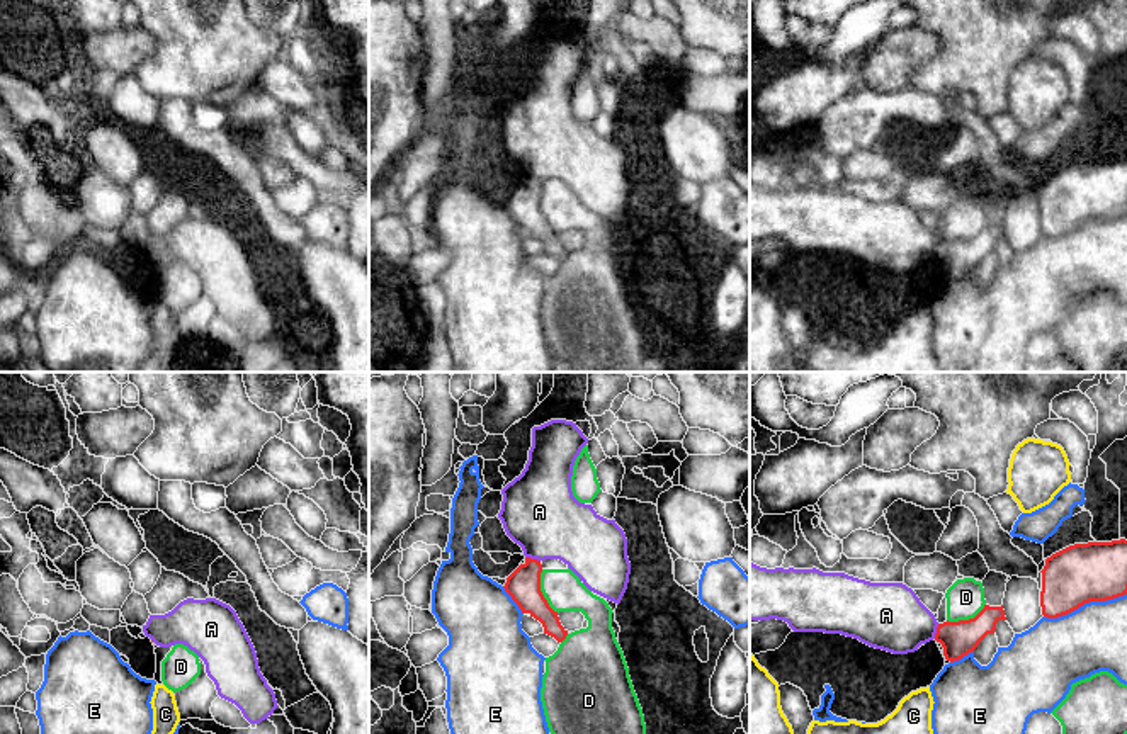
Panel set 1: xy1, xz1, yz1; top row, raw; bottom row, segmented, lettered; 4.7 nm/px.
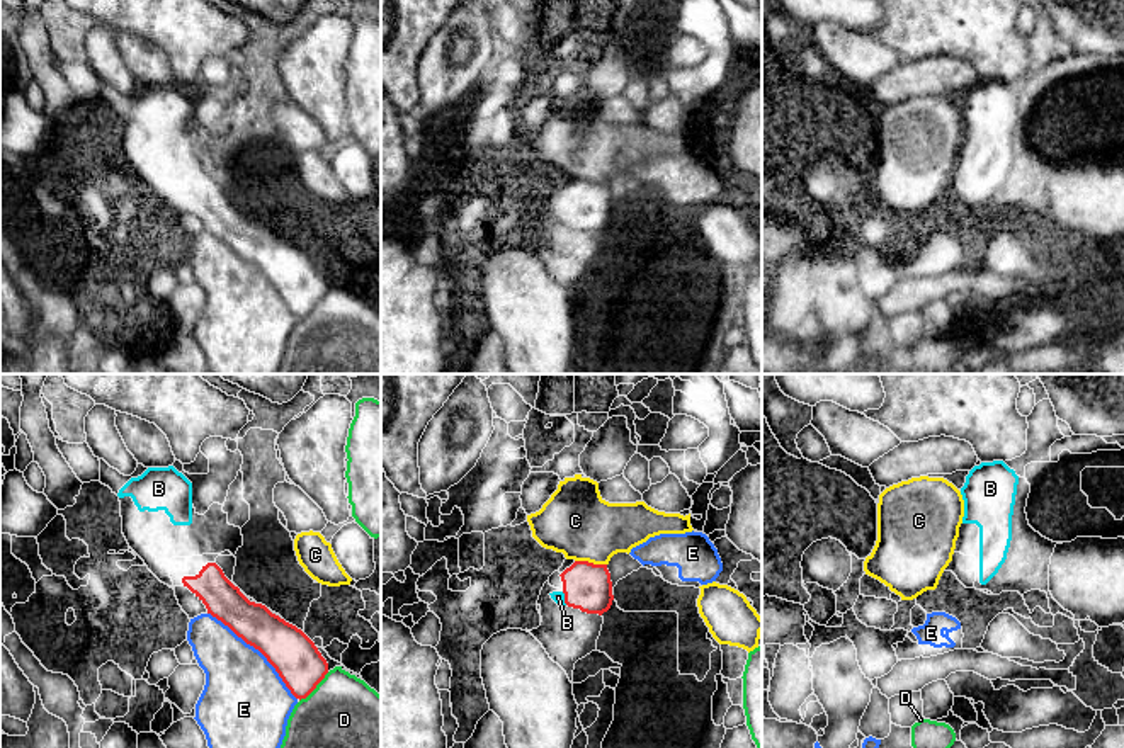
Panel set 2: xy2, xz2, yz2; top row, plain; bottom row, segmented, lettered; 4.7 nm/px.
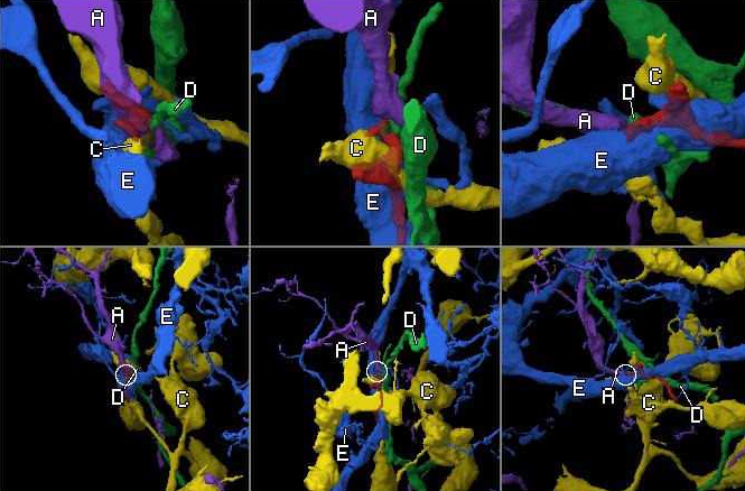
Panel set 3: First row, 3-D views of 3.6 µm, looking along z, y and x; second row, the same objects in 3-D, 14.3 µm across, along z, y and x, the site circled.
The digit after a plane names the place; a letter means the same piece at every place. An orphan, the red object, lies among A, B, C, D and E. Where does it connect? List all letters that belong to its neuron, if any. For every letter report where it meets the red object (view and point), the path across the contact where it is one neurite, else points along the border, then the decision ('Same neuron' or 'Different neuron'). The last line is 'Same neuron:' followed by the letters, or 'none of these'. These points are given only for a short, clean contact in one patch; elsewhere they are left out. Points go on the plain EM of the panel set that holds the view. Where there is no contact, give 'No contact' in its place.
A: Touches red at xz1 (532, 179). Boundary: xz1 (526, 175), (539, 180). Different neuron
B: Touches red at xz2 (565, 218). Path across: xz2 (585, 204), (565, 218), (558, 216). Same neuron
C: Touches red at xz2 (590, 182). Boundary: xz2 (575, 179), (606, 184). Different neuron
D: Touches red at xz1 (541, 211). Different neuron
E: Touches red at xy2 (257, 267). Different neuron
Same neuron: B

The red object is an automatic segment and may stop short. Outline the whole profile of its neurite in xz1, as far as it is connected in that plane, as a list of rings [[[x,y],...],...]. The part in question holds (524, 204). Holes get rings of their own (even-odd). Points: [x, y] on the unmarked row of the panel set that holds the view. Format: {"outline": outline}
{"outline": [[[525,177],[505,202],[505,211],[518,224],[522,233],[529,233],[544,246],[544,253],[563,262],[568,250],[561,245],[558,231],[554,231],[541,211],[542,184],[537,178]]]}

